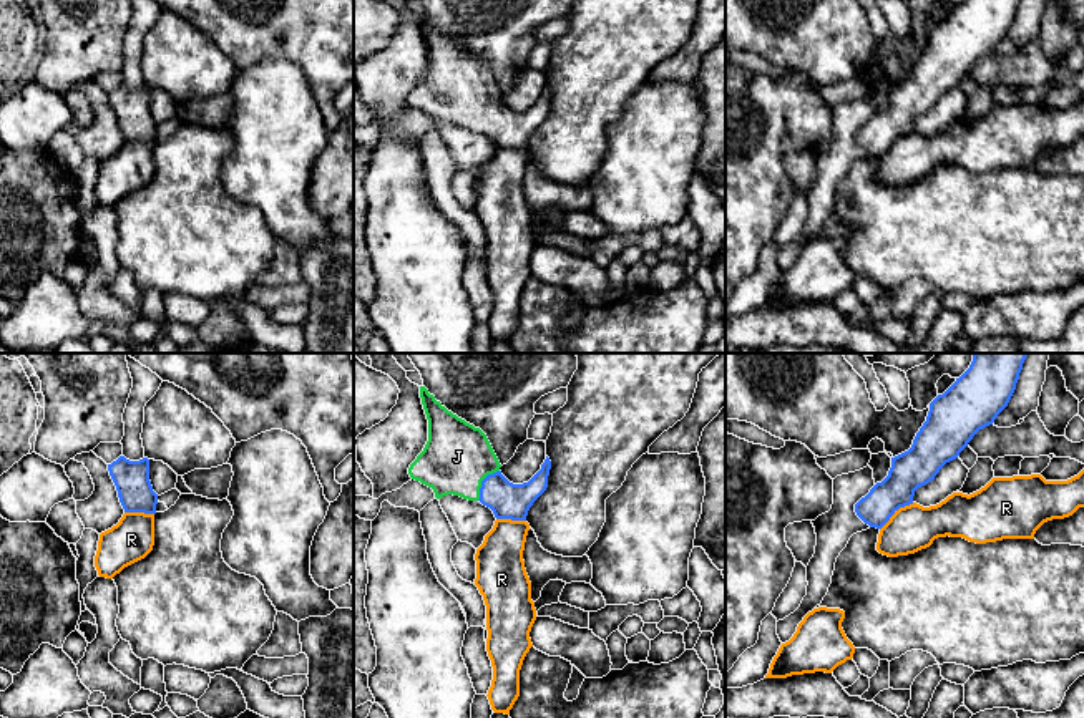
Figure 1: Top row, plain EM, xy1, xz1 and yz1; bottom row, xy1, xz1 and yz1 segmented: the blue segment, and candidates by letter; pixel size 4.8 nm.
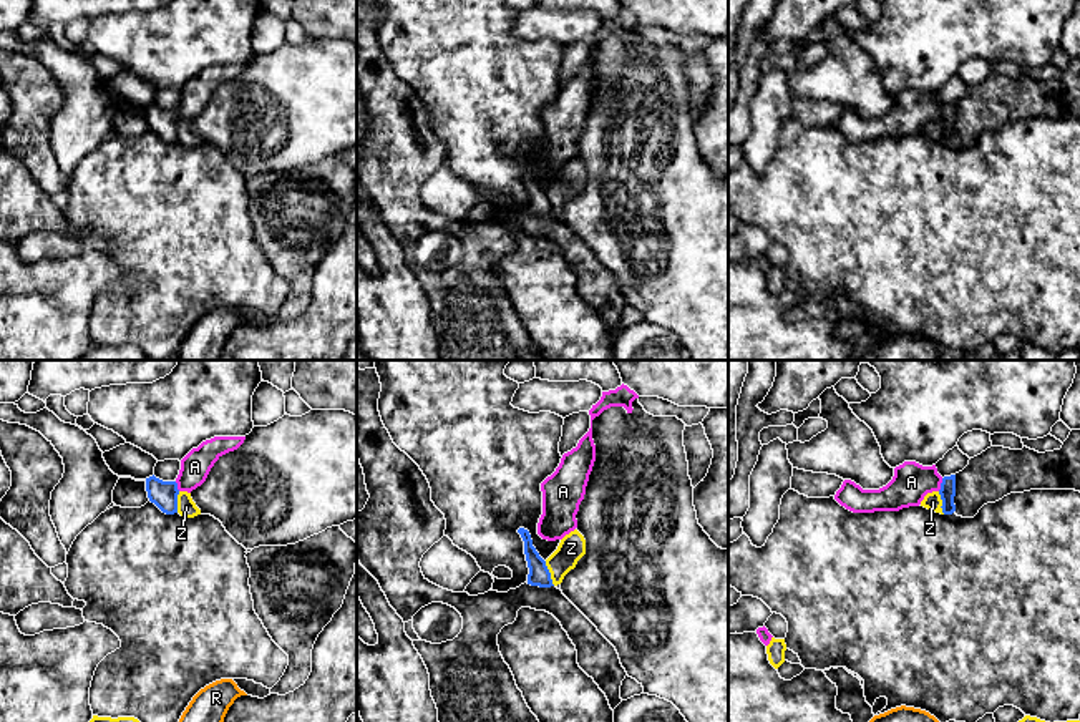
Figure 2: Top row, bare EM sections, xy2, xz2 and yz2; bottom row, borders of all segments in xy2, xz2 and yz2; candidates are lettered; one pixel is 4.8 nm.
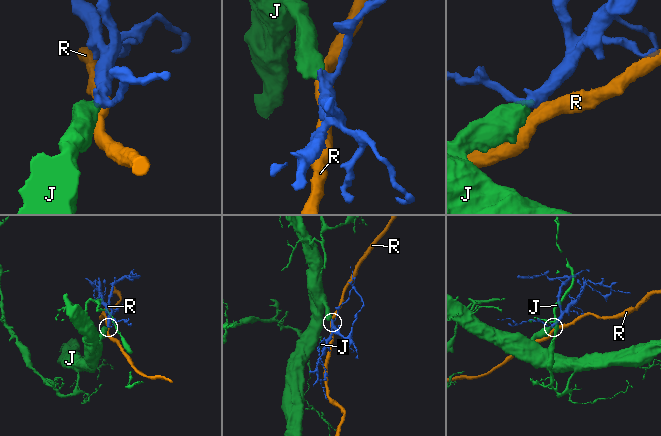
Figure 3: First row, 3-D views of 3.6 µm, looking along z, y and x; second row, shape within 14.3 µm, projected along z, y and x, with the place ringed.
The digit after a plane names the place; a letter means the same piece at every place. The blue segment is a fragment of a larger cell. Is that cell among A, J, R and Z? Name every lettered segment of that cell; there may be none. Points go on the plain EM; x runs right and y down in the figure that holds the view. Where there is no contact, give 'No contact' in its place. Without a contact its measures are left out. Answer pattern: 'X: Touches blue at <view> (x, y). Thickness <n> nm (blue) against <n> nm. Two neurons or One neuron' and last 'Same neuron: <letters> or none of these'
A: Touches blue at yz2 (941, 113). Thickness 80 nm (blue) against 190 nm. Two neurons
J: Touches blue at xz1 (482, 111). Thickness 180 nm (blue) against 320 nm. One neuron
R: Touches blue at yz1 (893, 141). Thickness 190 nm (blue) against 220 nm. Two neurons
Z: Touches blue at xz2 (549, 201). Thickness 100 nm (blue) against 130 nm. Two neurons
Same neuron: J

